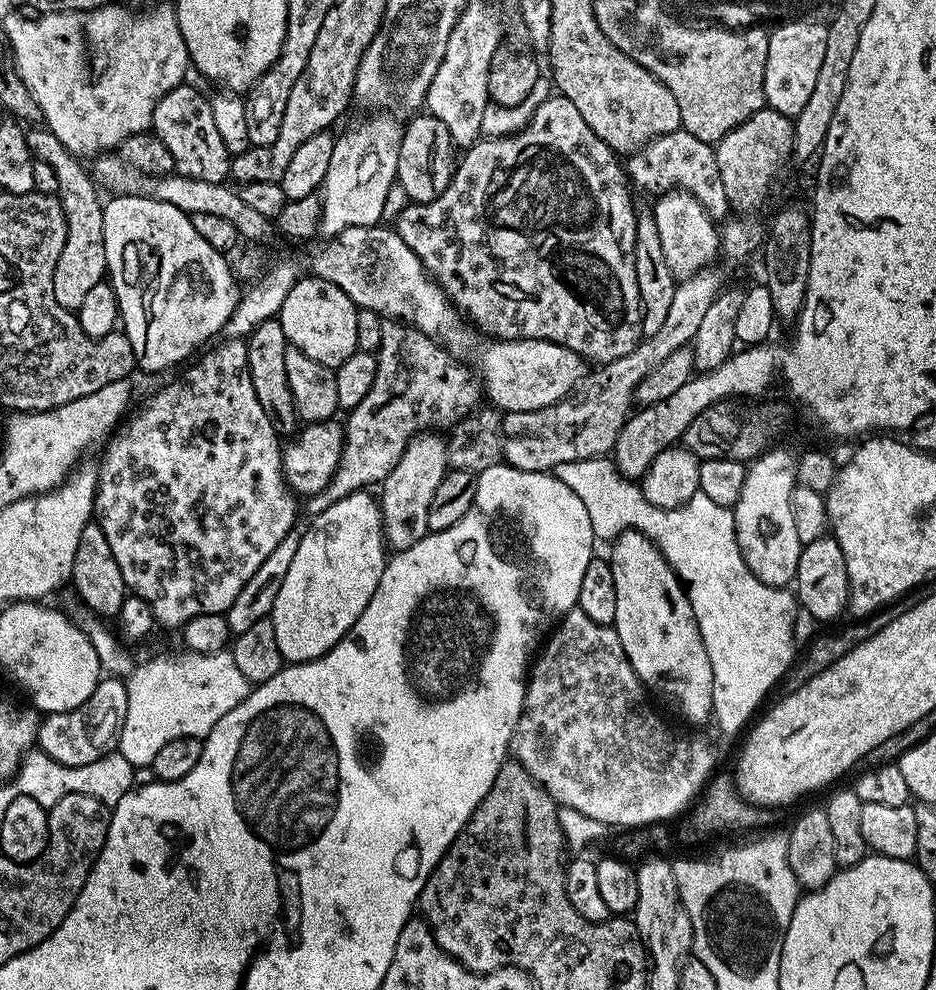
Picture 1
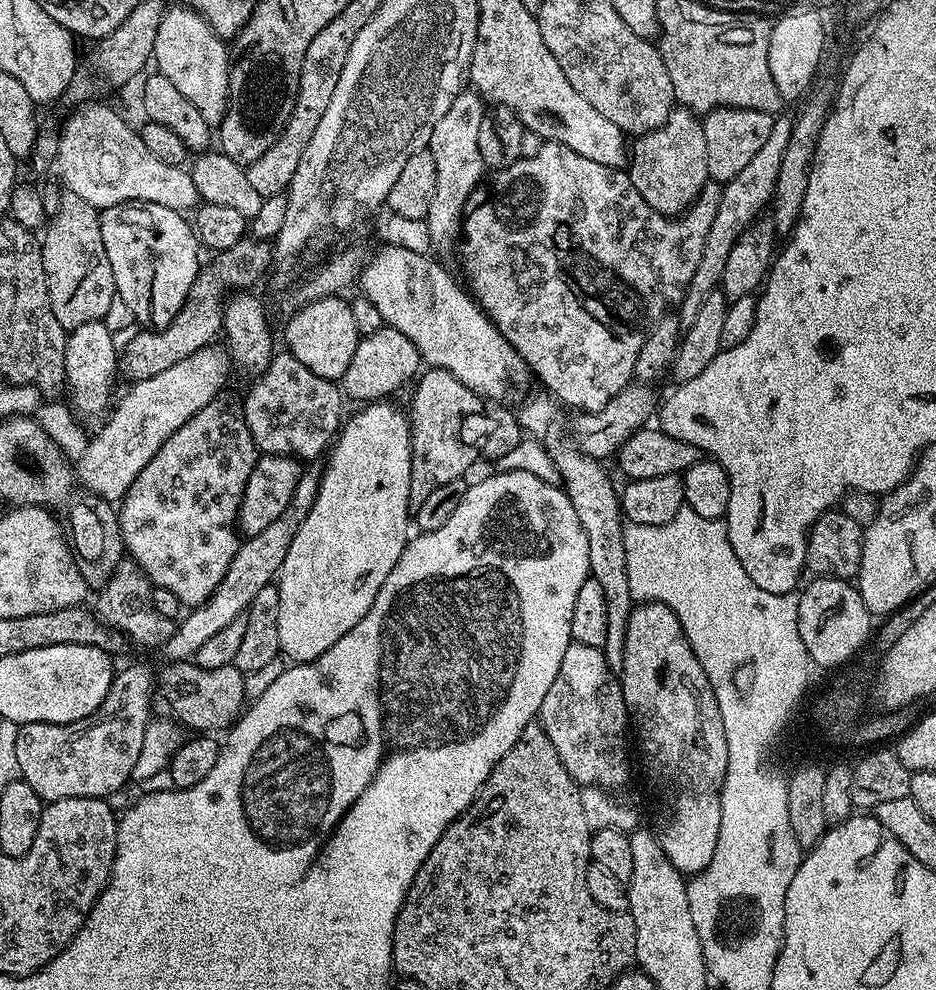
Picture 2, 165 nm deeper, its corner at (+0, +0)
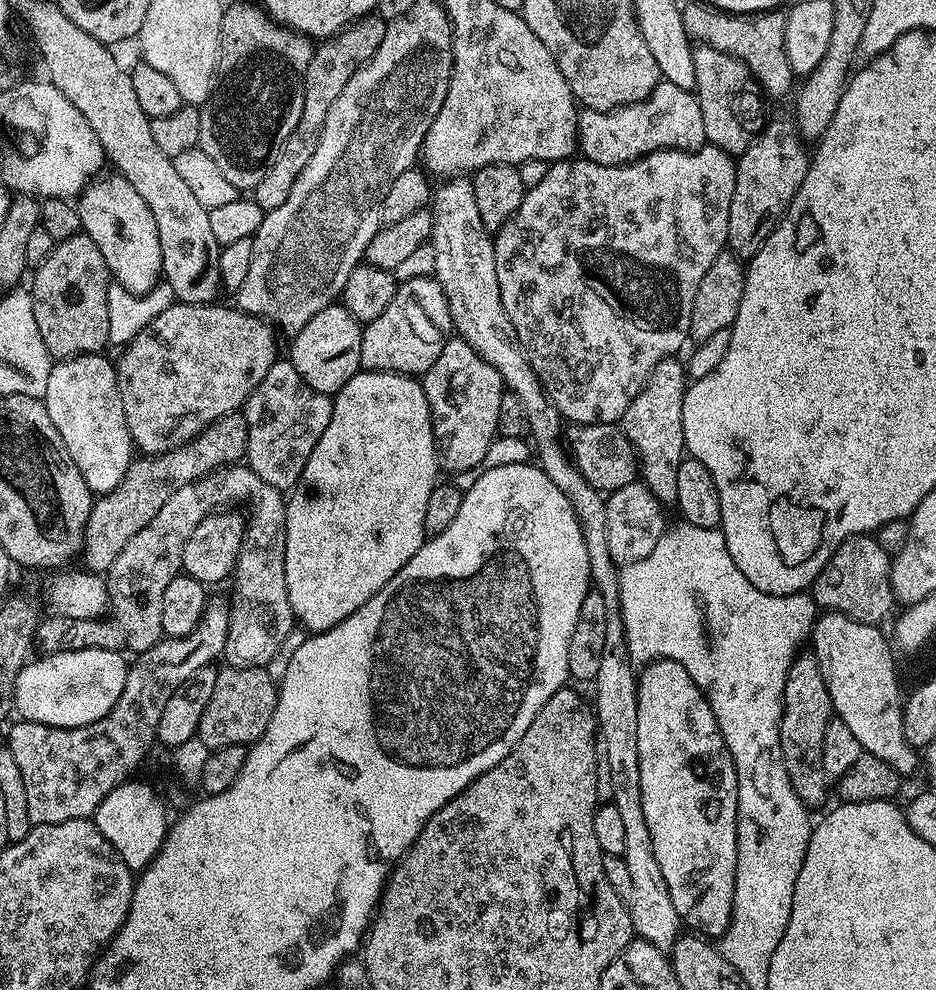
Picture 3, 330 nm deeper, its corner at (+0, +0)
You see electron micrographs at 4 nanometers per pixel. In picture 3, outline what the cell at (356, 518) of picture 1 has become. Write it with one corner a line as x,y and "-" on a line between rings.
357,372
356,376
350,378
350,382
346,382
346,386
342,386
342,390
336,393
332,402
330,426
322,430
318,446
314,446
310,458
306,458
306,466
286,500
286,591
295,619
309,633
325,632
338,626
338,622
350,618
354,610
366,606
366,602
370,602
370,598
374,598
374,594
378,594
378,590
382,590
382,586
386,586
386,582
390,582
390,578
394,578
394,574
398,574
398,570
402,570
402,566
406,566
406,562
410,562
410,558
414,558
414,554
418,554
418,550
423,548
426,539
426,505
430,498
430,490
434,490
438,483
436,472
438,473
436,439
432,433
432,415
426,402
423,383
415,376
403,376
397,372

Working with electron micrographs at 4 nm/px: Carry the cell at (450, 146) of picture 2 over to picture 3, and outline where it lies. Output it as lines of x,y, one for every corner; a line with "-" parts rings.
448,178
441,184
444,185
437,192
435,189
430,200
430,243
434,250
434,278
442,286
442,294
446,294
455,335
465,340
482,359
490,362
490,366
498,370
505,389
512,392
518,402
522,402
522,410
526,410
528,431
534,441
535,455
536,452
540,455
538,467
548,475
550,482
554,482
554,486
558,486
558,490
562,490
562,494
566,494
566,498
570,498
586,538
586,554
590,554
591,587
600,592
606,602
606,646
594,681
594,711
598,721
598,736
606,740
609,775
613,779
610,803
622,810
626,833
623,857
631,879
631,894
626,903
632,915
633,933
654,946
671,950
674,942
682,935
682,925
678,910
674,910
666,878
662,878
662,869
658,867
658,858
654,858
646,814
642,814
642,786
638,778
638,676
627,655
621,651
624,648
624,623
620,617
620,574
618,565
610,558
610,544
606,542
606,500
597,488
582,478
568,455
562,443
560,411
544,393
514,330
514,322
510,322
502,306
502,294
498,290
498,266
494,262
494,240
488,228
482,226
478,205
474,203
471,179

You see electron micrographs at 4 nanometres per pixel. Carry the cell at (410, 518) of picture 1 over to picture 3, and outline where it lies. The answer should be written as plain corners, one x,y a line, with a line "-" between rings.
449,338
434,366
422,377
426,402
432,415
432,433
436,439
438,464
449,474
480,468
490,442
498,433
498,410
506,391
502,378
465,340

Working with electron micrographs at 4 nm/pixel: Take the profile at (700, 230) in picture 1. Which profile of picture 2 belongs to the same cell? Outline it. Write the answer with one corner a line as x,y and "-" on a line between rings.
683,106
673,107
662,126
637,135
631,141
630,163
626,171
630,182
634,182
634,190
646,198
655,212
664,216
679,216
687,212
710,180
706,166
706,134
701,117

